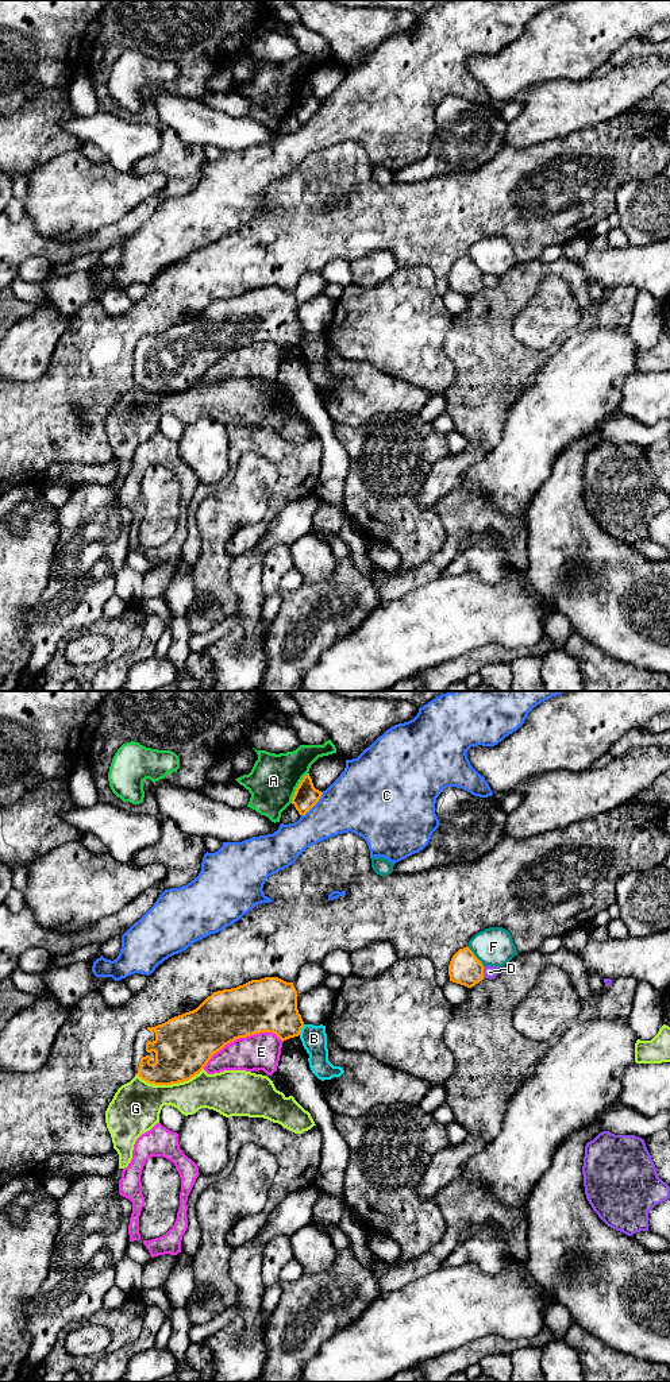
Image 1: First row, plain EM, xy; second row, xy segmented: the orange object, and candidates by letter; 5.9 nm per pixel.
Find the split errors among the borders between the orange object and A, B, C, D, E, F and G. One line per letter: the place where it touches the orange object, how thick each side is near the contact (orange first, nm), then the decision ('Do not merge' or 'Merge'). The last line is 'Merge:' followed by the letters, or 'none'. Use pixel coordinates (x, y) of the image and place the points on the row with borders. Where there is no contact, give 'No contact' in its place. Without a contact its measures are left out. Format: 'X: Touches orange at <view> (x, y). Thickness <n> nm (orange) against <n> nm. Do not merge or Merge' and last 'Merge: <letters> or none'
A: Touches orange at xy (297, 787). Thickness 140 nm (orange) against 280 nm. Do not merge
B: Touches orange at xy (300, 1030). Thickness 320 nm (orange) against 150 nm. Do not merge
C: Touches orange at xy (314, 805). Thickness 140 nm (orange) against 360 nm. Do not merge
D: Touches orange at xy (482, 972). Thickness 190 nm (orange) against 80 nm. Do not merge
E: Touches orange at xy (241, 1037). Thickness 320 nm (orange) against 220 nm. Do not merge
F: Touches orange at xy (474, 956). Thickness 190 nm (orange) against 220 nm. Do not merge
G: Touches orange at xy (169, 1084). Thickness 340 nm (orange) against 300 nm. Do not merge
Merge: none

